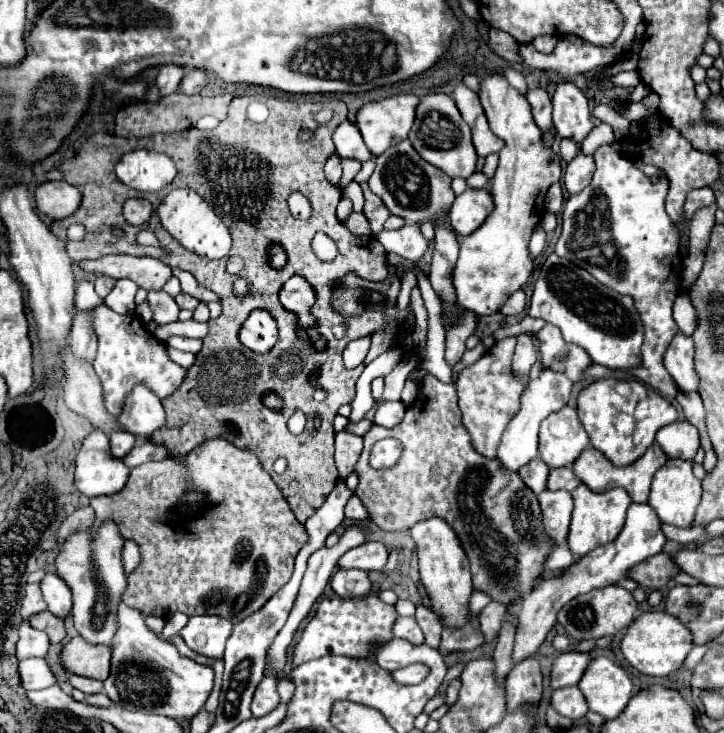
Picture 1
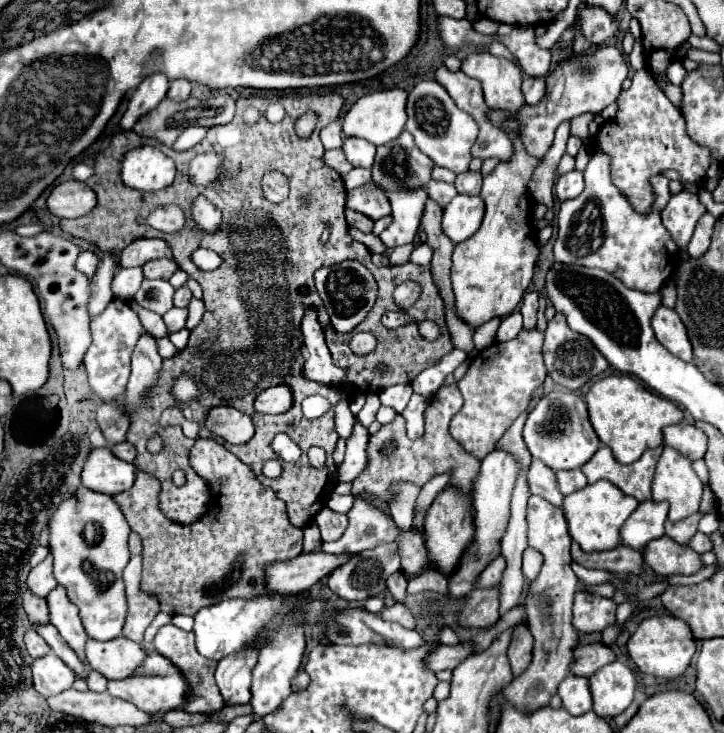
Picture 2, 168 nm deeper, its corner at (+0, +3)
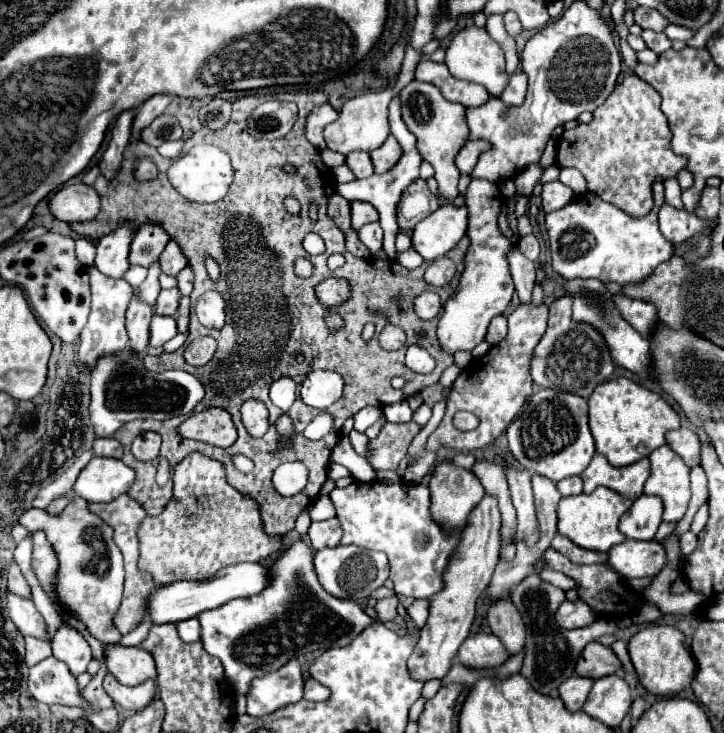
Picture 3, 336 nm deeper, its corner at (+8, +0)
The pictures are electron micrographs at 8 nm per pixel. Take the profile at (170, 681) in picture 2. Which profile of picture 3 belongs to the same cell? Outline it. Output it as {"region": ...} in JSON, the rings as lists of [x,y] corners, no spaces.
{"region":[[[104,677],[104,691],[112,697],[112,701],[124,709],[140,711],[144,709],[156,695],[156,681],[146,681],[136,687],[128,687],[118,683],[114,677]]]}

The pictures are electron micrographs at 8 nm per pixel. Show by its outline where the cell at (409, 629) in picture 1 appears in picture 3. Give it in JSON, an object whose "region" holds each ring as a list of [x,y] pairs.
{"region":[[[392,595],[392,597],[386,597],[386,599],[380,599],[378,603],[376,603],[376,611],[378,611],[378,619],[382,621],[382,623],[386,623],[386,621],[394,621],[396,619],[396,609],[398,609],[398,597],[396,595]]]}

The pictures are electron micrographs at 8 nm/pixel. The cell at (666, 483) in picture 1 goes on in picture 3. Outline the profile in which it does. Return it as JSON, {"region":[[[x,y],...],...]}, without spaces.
{"region":[[[668,445],[654,449],[650,453],[650,463],[650,477],[644,485],[644,493],[662,497],[664,521],[678,523],[690,503],[690,469]]]}

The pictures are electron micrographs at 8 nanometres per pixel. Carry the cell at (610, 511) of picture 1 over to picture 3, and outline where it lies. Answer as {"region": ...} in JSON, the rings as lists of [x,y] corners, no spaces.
{"region":[[[598,487],[594,493],[562,497],[558,503],[558,533],[572,539],[578,547],[590,551],[608,551],[610,547],[622,543],[626,537],[618,529],[620,517],[630,509],[632,501],[612,489]]]}

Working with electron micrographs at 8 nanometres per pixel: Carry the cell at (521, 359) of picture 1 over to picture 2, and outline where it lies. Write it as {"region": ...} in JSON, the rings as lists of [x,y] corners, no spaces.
{"region":[[[528,292],[524,296],[522,308],[520,308],[522,316],[524,316],[524,330],[534,330],[536,328],[536,320],[538,320],[538,294],[536,292]]]}

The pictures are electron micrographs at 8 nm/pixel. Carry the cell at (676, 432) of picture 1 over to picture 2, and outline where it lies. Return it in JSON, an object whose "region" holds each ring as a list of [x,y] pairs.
{"region":[[[676,424],[676,426],[666,426],[662,430],[664,434],[664,446],[676,448],[682,456],[690,460],[698,460],[706,452],[706,436],[692,424]]]}

